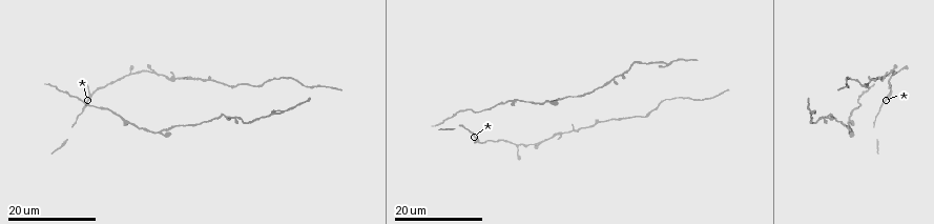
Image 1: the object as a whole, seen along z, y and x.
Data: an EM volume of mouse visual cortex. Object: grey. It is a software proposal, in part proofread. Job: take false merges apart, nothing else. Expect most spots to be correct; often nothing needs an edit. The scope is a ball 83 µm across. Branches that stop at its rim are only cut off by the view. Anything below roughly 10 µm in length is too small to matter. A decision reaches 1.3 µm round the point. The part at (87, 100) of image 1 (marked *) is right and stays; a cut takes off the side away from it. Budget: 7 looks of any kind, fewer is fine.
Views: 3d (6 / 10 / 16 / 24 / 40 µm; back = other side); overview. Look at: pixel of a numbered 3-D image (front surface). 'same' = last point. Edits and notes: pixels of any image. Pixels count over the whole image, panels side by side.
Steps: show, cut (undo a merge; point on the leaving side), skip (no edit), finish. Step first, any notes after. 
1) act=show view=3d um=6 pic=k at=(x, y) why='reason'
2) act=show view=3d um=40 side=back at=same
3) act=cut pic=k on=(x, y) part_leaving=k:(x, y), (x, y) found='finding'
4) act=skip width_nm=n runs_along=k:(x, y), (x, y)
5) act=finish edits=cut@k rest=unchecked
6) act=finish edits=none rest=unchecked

act=show view=3d um=16 pic=1 at=(151, 72) why='thick turns thin'

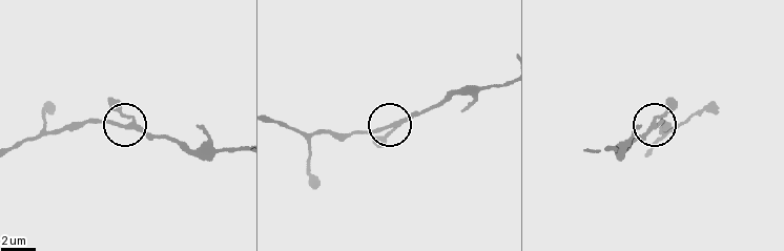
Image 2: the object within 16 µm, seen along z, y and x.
act=show view=3d um=6 pic=2 at=(124, 125) why='closer look'

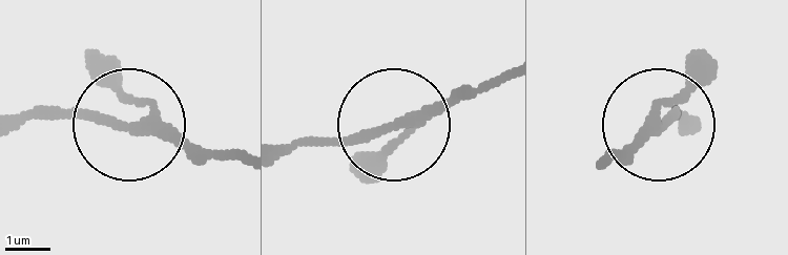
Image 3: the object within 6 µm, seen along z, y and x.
act=skip width_nm=220 runs_along=3:(15, 129), (48, 114), (105, 114), (226, 148) found='all the same neuron'

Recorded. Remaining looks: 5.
act=show view=3d um=16 pic=1 at=(162, 130) why='narrows sharply'

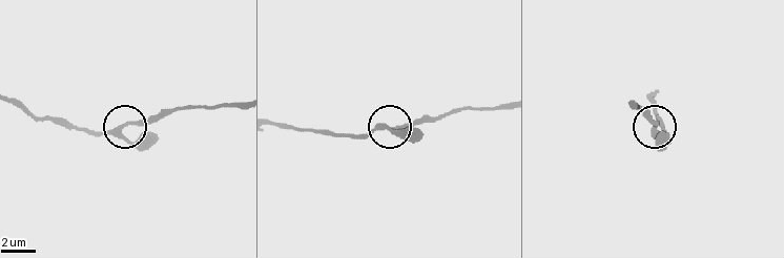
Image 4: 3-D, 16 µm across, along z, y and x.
act=show view=3d um=10 pic=4 at=(395, 128) why='closer look'

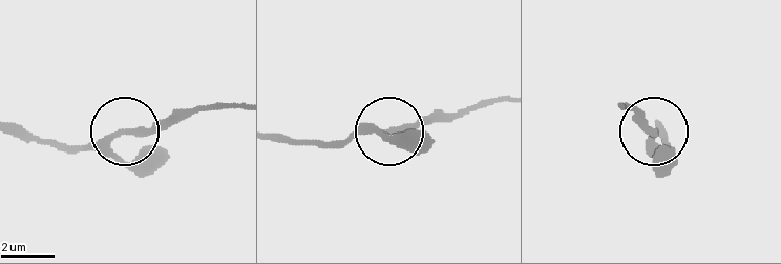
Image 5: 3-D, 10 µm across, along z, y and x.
act=skip width_nm=220 found='continuous, no second neuron'

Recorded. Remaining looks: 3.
act=show view=3d um=24 pic=1 at=(571, 132) why='two arms in line, one across'

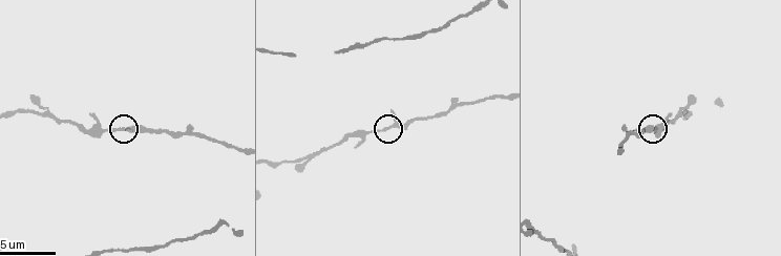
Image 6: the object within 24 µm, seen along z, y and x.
act=show view=3d um=10 pic=6 at=(393, 127)

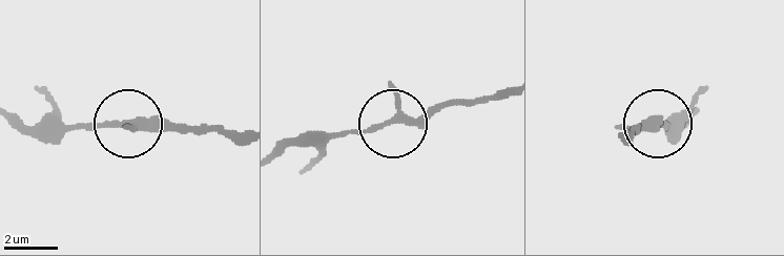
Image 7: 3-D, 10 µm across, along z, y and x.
act=skip width_nm=220 runs_along=7:(279, 155), (346, 133), (473, 106) found='continuous, no second neuron'

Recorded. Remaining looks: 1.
act=show view=3d um=10 pic=6 at=(224, 222) why='calibre changes'

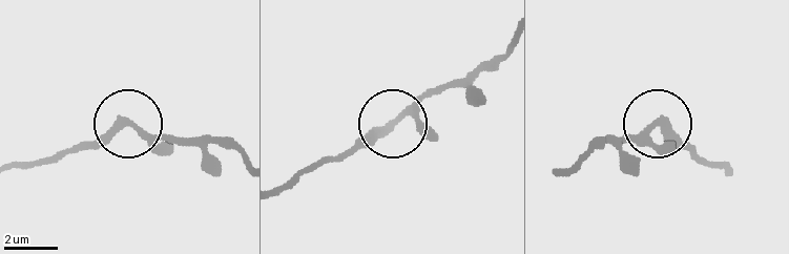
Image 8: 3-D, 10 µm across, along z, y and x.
act=skip runs_along=8:(15, 167), (82, 149), (129, 126), (174, 138) found='one neuron here'

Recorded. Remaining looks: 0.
act=finish edits=none rest=unchecked

